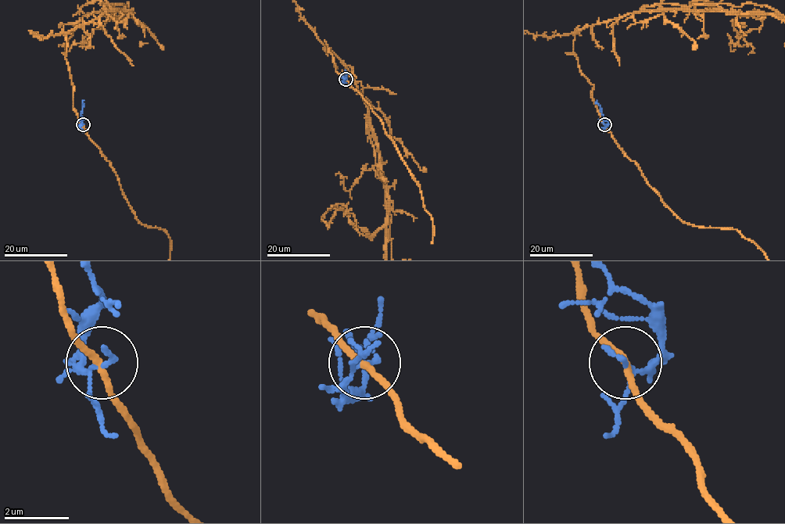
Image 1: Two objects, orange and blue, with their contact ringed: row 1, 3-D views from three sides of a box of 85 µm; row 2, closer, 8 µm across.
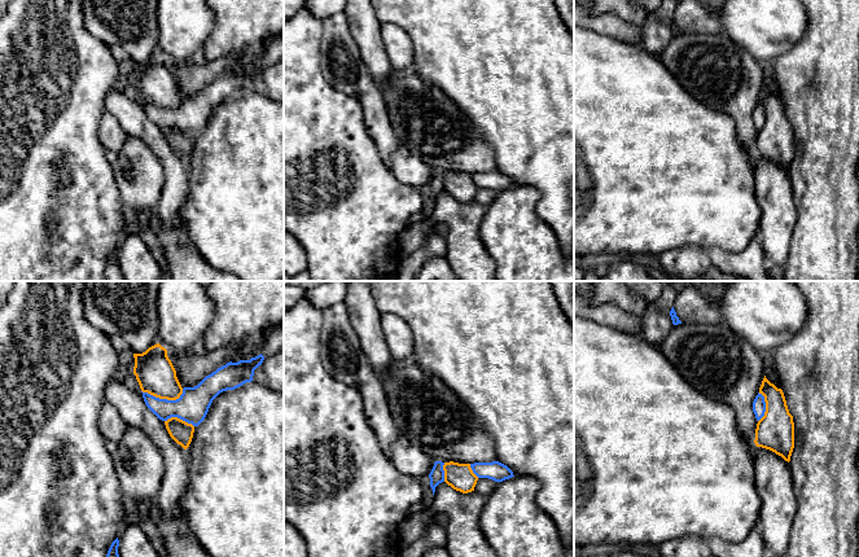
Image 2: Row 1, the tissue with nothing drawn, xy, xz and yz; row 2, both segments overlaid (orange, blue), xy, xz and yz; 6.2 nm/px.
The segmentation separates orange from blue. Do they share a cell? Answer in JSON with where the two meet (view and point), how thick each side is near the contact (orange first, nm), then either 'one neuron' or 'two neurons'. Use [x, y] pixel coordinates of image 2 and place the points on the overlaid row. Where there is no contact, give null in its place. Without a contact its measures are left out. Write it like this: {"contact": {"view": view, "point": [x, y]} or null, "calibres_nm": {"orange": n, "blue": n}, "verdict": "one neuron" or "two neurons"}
{"contact": {"view": "xy", "point": [162, 398]}, "calibres_nm": {"orange": 240, "blue": 200}, "verdict": "two neurons"}

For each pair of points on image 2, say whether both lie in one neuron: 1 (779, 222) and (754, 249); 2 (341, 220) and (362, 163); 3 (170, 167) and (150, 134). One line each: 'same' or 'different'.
1: different
2: same
3: same

